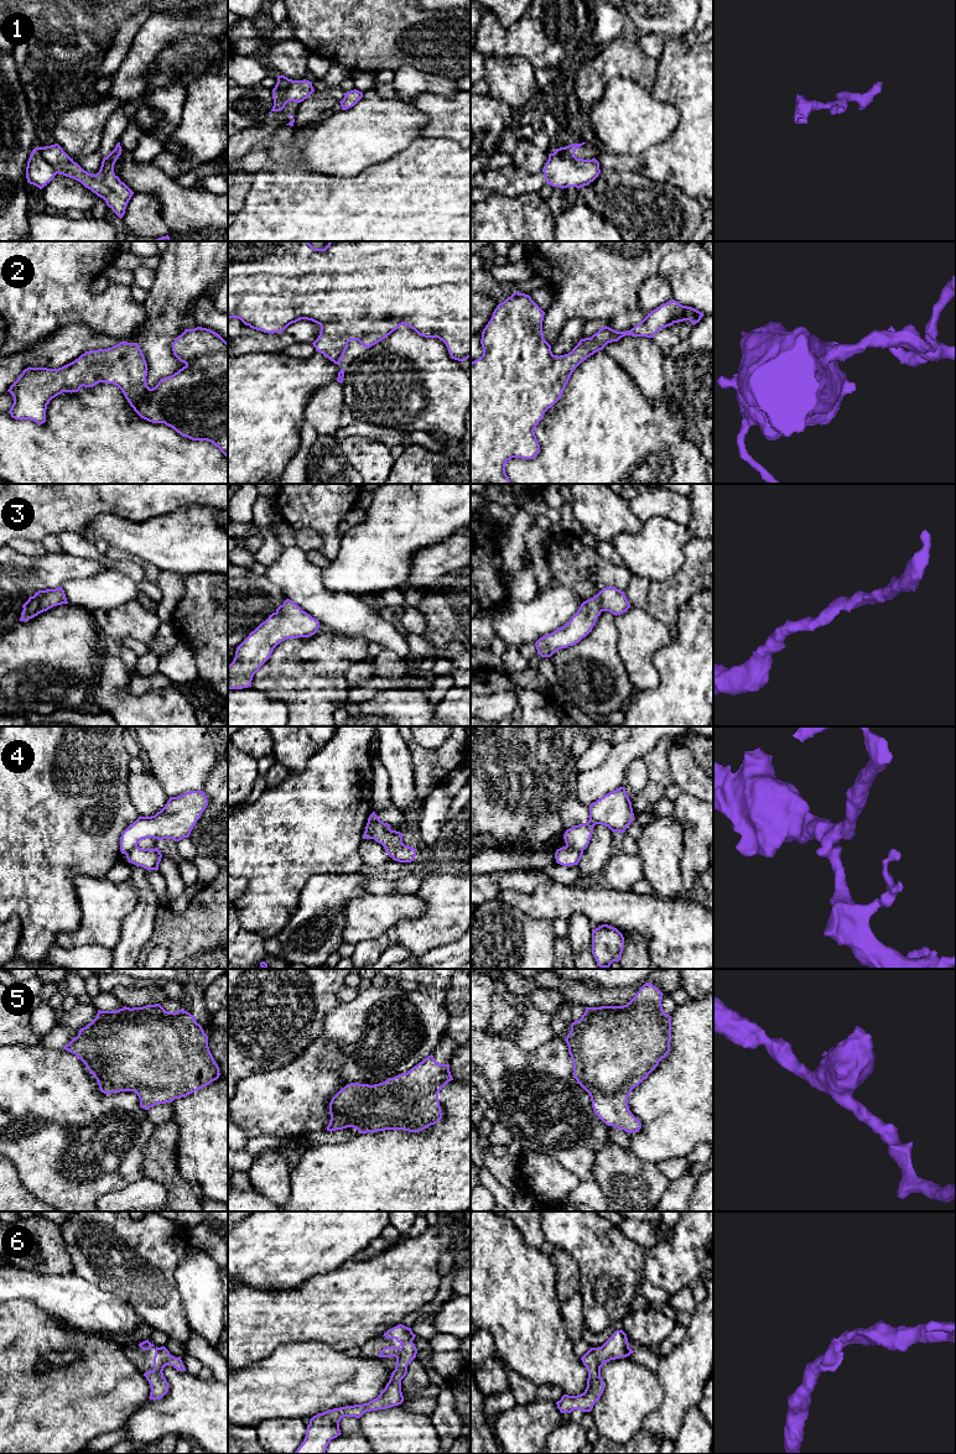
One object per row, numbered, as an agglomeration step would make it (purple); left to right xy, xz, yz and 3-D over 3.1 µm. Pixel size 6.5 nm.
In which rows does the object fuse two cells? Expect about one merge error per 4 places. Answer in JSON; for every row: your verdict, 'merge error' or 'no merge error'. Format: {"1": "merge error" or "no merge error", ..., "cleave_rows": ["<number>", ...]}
{"1": "merge error", "2": "no merge error", "3": "no merge error", "4": "merge error", "5": "no merge error", "6": "no merge error", "cleave_rows": ["1", "4"]}

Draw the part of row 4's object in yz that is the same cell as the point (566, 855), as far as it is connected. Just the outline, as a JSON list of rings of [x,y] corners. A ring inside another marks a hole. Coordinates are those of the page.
[[[566,845],[556,850],[555,859],[556,863],[562,866],[578,865],[582,854],[583,850],[578,850]]]

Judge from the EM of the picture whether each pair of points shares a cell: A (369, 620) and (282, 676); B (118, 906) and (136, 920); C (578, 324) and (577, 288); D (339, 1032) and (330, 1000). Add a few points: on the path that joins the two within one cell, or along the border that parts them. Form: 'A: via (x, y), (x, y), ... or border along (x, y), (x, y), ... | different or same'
A: border along (328, 630), (336, 634), (362, 636), (369, 642) | different
B: border along (130, 884), (136, 906), (118, 939) | different
C: border along (583, 321), (571, 318), (556, 337) | different
D: border along (341, 1002), (326, 1015), (325, 1027), (320, 1035) | different

